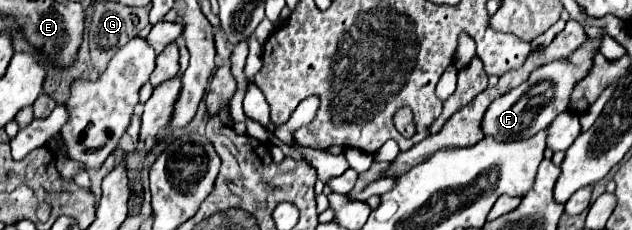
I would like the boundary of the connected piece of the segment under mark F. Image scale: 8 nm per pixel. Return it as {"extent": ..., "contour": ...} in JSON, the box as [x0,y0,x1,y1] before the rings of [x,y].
{"extent":[482,38,600,142],"contour":[[[588,38],[588,42],[584,46],[580,46],[572,56],[568,56],[564,60],[554,60],[550,64],[536,68],[524,84],[506,92],[504,96],[500,96],[498,100],[494,100],[488,106],[484,120],[482,120],[484,134],[506,142],[506,140],[524,140],[524,138],[530,138],[532,134],[548,128],[548,124],[552,124],[552,120],[568,108],[572,88],[582,78],[586,78],[586,74],[592,68],[596,52],[600,52],[600,42],[594,38]]]}

